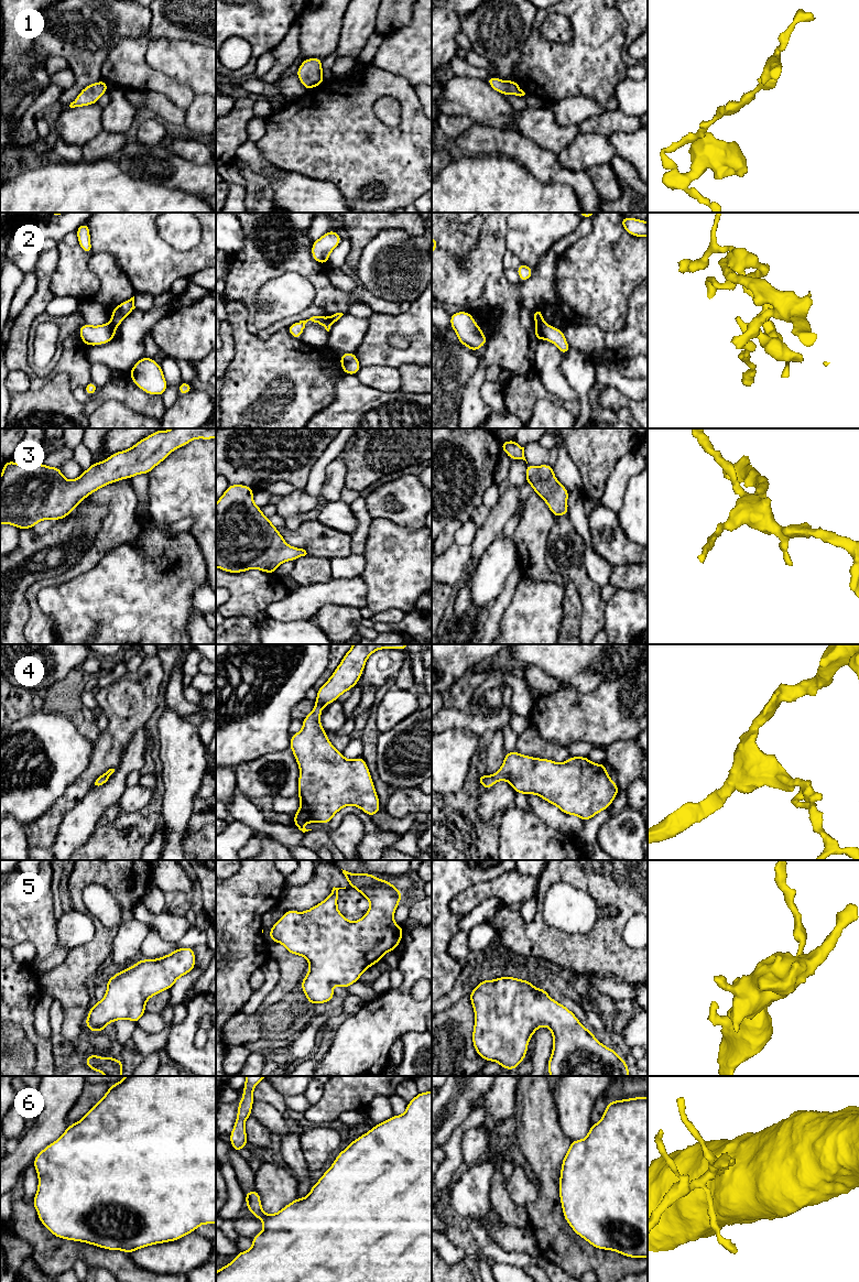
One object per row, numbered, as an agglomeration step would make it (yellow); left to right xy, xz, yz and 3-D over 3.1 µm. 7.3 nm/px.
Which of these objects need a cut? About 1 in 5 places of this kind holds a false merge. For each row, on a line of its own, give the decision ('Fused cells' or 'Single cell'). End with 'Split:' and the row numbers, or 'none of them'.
1: Single cell
2: Fused cells
3: Single cell
4: Single cell
5: Single cell
6: Single cell
Split: 2

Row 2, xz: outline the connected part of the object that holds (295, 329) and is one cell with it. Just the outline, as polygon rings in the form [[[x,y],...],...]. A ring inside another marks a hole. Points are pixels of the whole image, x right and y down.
[[[313,316],[309,319],[300,320],[297,323],[292,324],[291,326],[287,327],[287,332],[295,339],[300,339],[304,328],[305,328],[305,324],[308,320],[312,320],[314,323],[317,323],[317,324],[322,325],[327,332],[329,332],[330,326],[331,326],[329,320],[328,320],[328,317],[325,317],[325,316]]]

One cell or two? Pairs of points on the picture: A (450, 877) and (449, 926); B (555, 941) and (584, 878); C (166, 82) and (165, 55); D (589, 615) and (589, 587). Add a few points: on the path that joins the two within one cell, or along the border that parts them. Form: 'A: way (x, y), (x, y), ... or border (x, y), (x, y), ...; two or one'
A: way (443, 889), (443, 914); one
B: way (540, 916), (541, 889), (553, 876), (560, 876); one
C: border (145, 60), (153, 68), (166, 74), (188, 88); two
D: way (589, 608), (589, 594); one

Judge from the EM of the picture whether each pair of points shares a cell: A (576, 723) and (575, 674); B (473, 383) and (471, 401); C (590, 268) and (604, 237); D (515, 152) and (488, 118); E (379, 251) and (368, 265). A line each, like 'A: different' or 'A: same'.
A: different
B: same
C: same
D: different
E: same

